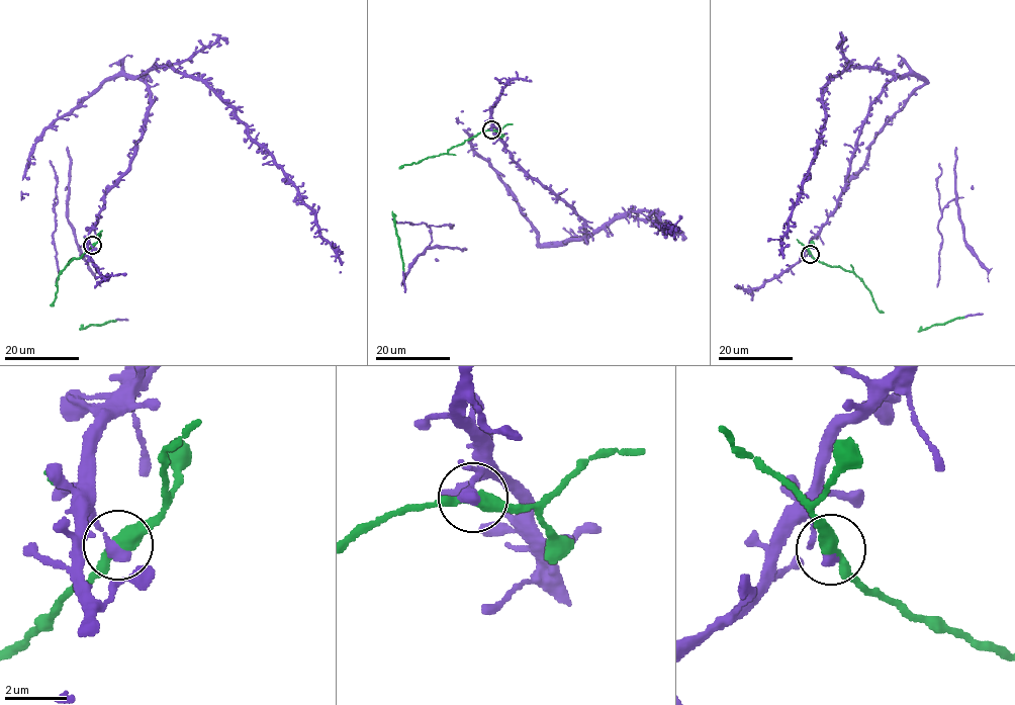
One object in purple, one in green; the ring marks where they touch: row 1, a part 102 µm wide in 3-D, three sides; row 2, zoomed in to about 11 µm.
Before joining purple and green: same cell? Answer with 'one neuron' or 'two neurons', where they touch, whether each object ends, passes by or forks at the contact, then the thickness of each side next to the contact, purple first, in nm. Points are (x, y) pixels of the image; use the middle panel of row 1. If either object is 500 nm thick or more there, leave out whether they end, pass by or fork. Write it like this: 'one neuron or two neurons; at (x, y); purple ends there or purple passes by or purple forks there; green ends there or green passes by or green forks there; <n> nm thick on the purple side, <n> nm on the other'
one neuron; at (491, 129); purple ends there; green passes by; 360 nm thick on the purple side, 400 nm on the other

